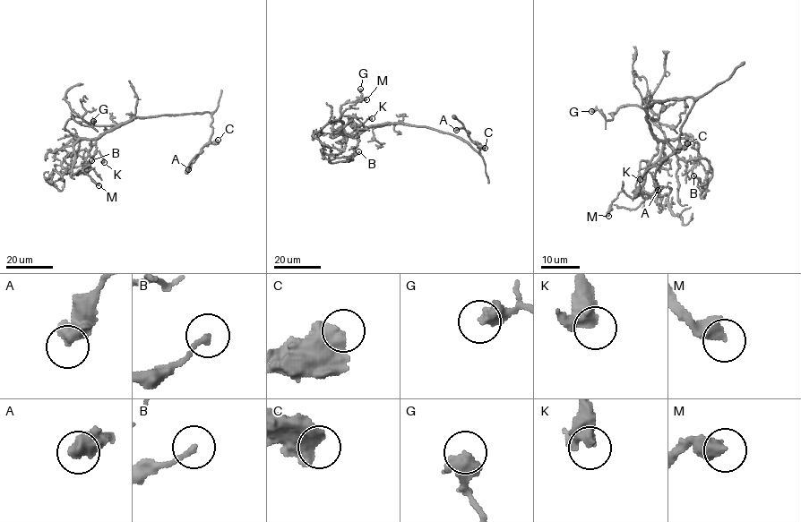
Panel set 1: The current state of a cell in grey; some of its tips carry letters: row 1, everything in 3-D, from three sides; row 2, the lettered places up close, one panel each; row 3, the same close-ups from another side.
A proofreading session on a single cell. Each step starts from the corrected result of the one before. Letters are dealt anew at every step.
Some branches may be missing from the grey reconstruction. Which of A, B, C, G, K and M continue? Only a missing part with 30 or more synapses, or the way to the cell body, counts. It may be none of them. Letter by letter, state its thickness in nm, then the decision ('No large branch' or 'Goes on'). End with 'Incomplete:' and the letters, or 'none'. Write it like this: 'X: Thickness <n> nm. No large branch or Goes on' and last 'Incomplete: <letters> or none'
A: Thickness 550 nm. No large branch
B: Thickness 180 nm. No large branch
C: Thickness 750 nm. No large branch
G: Thickness 600 nm. No large branch
K: Thickness 420 nm. No large branch
M: Thickness 550 nm. No large branch
Incomplete: none

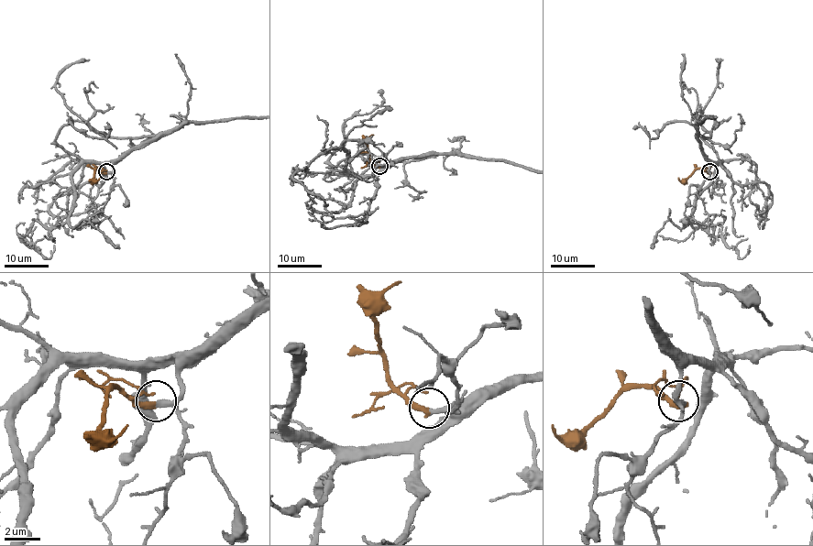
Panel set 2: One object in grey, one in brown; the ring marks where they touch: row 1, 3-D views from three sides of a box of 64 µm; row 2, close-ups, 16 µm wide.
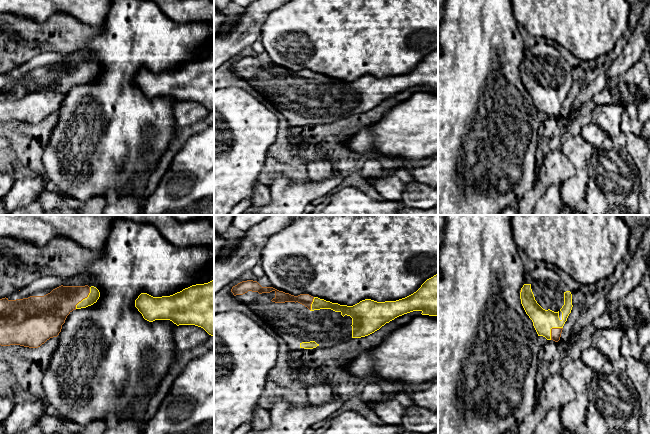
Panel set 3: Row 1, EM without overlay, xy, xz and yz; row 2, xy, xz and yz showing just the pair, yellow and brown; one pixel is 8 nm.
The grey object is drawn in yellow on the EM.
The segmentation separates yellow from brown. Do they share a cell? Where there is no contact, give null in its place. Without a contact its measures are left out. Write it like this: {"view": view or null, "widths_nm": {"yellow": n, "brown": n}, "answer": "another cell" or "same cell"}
{"view": "xy", "widths_nm": {"yellow": 90, "brown": 240}, "answer": "same cell"}

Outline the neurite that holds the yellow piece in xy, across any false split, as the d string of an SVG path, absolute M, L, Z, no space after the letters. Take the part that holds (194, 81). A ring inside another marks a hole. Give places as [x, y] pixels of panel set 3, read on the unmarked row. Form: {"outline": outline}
{"outline": "M214 56L192 61L170 72L153 73L147 69L141 69L135 76L135 83L149 98L170 96L177 102L195 101L214 112Z"}

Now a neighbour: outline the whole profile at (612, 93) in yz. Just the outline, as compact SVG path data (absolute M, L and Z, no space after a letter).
M638 61L624 74L611 79L604 89L593 97L592 101L596 105L629 105L637 101L643 101L649 93L650 80L647 66Z

